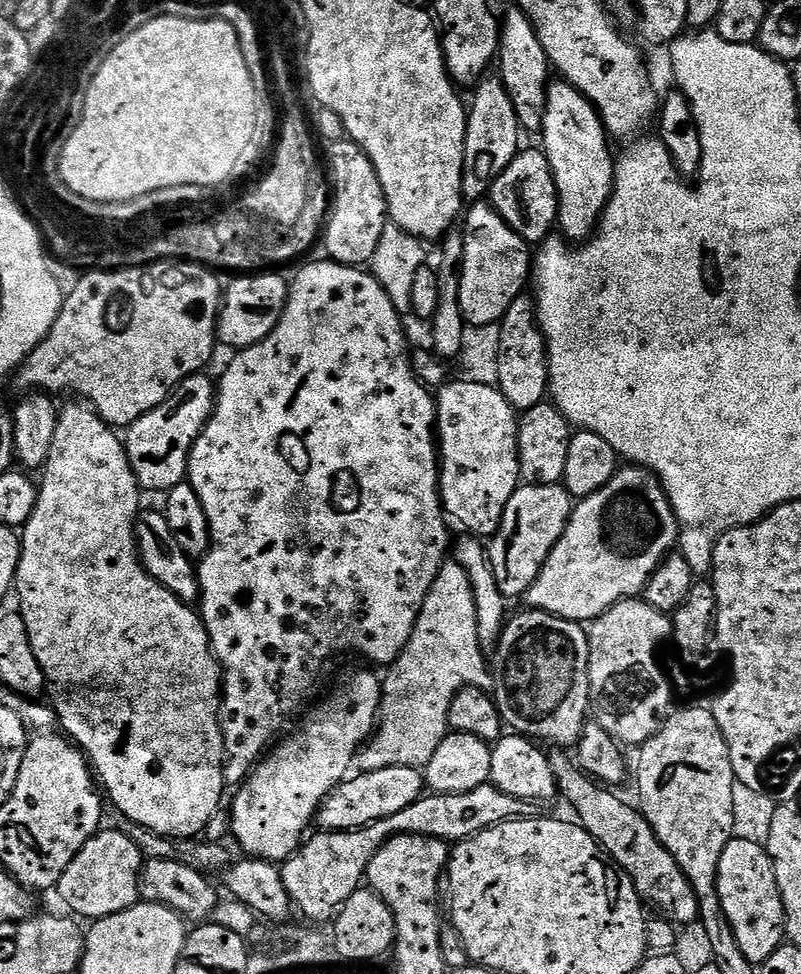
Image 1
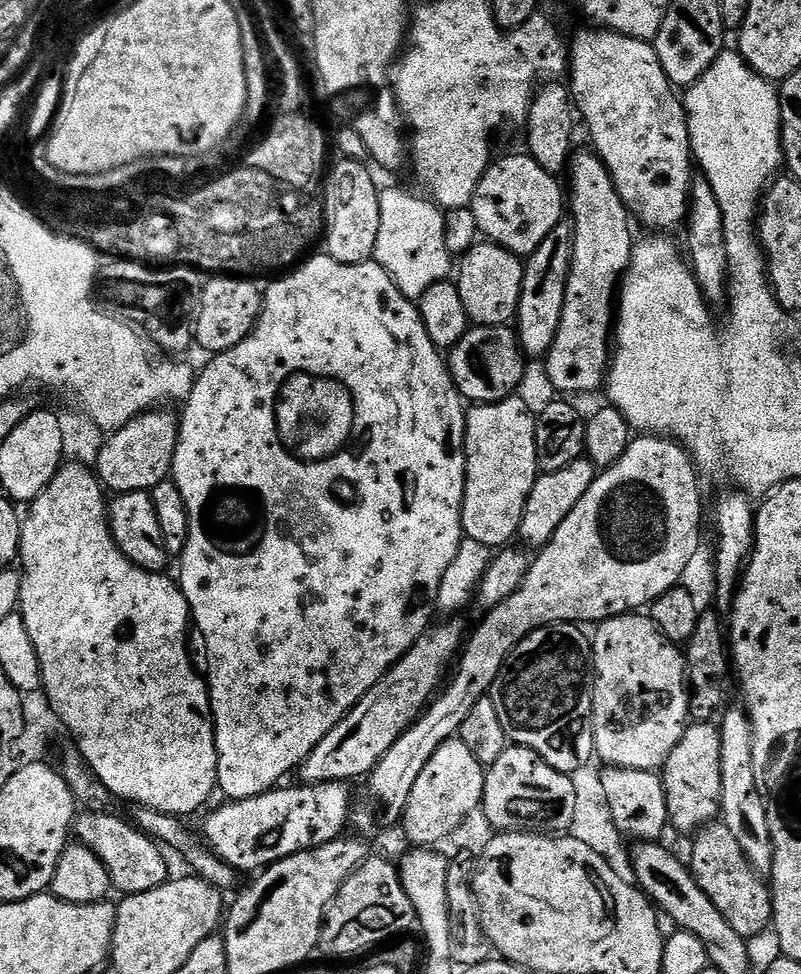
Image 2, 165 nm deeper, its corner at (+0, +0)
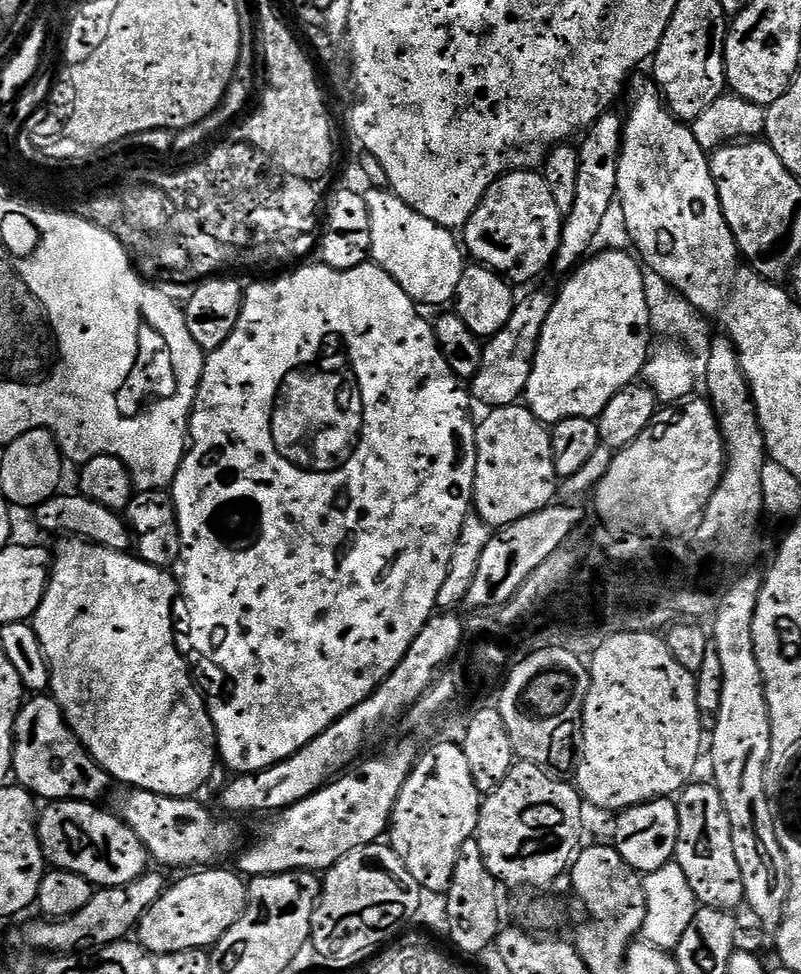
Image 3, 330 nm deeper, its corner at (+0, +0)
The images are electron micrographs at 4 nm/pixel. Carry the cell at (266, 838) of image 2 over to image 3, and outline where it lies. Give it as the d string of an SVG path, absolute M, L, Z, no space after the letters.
M139 790L129 793L129 796L122 797L114 805L114 811L121 820L125 820L130 830L134 830L134 834L138 834L149 857L155 863L157 860L158 863L165 864L160 865L165 869L192 870L197 866L216 866L224 862L232 851L235 853L241 847L240 828L232 821L235 819L224 814L215 816L206 805L199 804L199 799L163 796Z

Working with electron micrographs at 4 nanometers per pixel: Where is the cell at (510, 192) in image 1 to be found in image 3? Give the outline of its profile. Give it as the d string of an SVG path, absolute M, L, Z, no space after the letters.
M539 171L507 172L486 190L478 210L464 225L462 244L475 263L500 273L513 285L528 284L553 267L564 217Z

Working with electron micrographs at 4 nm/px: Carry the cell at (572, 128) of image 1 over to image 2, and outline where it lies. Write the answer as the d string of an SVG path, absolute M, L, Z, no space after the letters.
M577 151L570 161L570 173L572 172L570 219L574 225L572 233L574 254L572 255L572 269L568 275L566 298L562 306L562 322L554 338L554 346L546 357L548 380L560 392L592 392L595 388L605 387L610 367L610 345L614 340L614 305L618 300L618 289L629 264L632 263L634 247L633 221L630 219L628 208L622 202L607 166L600 161L599 156L591 151L588 152Z

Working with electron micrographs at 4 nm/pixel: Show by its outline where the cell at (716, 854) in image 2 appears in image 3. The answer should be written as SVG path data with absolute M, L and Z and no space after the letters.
M689 783L678 796L678 846L674 860L682 866L682 874L686 874L703 907L732 912L744 904L744 887L742 870L738 870L738 858L734 854L730 818L715 783L696 783Z

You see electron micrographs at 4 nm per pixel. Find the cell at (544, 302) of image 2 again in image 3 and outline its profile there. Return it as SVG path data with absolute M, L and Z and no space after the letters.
M616 110L605 112L583 133L580 142L577 198L574 198L574 210L570 210L564 217L564 229L554 261L555 271L564 272L563 274L571 273L591 253L591 243L601 225L601 219L610 204L618 198L618 158L620 147L624 145L624 116L616 113Z

